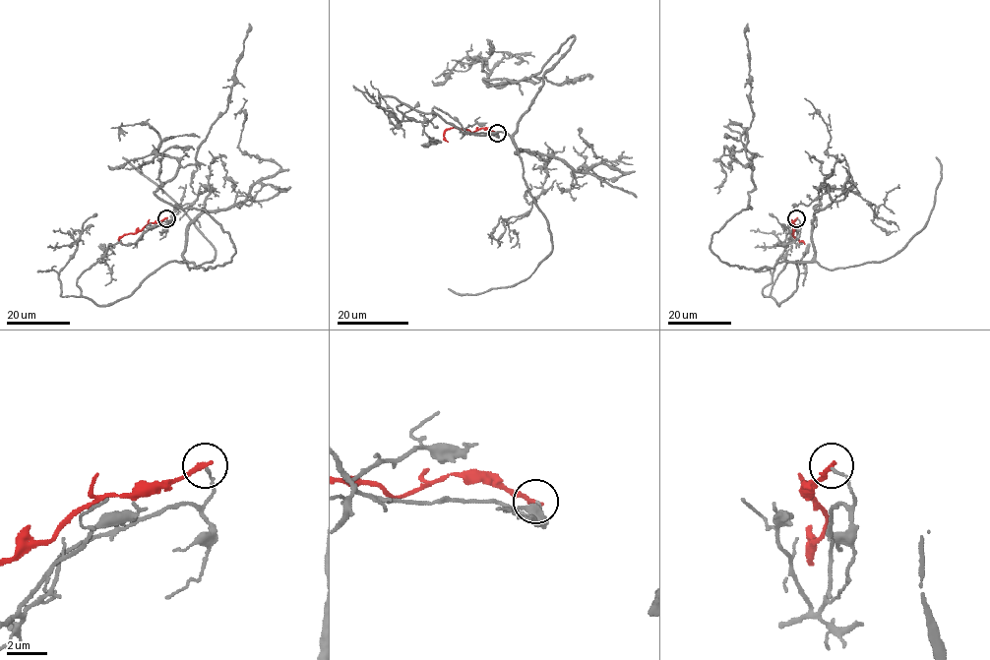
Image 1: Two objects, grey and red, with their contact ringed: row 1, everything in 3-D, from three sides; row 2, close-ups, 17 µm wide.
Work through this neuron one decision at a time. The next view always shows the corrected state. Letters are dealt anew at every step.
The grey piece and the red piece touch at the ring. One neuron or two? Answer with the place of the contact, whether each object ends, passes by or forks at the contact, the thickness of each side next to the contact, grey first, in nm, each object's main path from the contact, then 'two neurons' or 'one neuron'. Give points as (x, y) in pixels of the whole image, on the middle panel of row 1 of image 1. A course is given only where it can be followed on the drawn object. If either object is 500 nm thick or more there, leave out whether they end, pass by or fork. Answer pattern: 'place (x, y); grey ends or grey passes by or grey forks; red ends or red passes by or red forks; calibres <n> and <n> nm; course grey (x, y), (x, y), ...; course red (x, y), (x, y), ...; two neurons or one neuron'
place (497, 133); grey ends; red ends; calibres 120 and 240 nm; course grey (497, 133), (397, 107), (511, 136), (575, 39), (527, 78), (484, 79), (589, 78); course red (497, 133), (488, 130), (471, 132), (452, 128), (445, 131), (444, 139), (448, 142); two neurons

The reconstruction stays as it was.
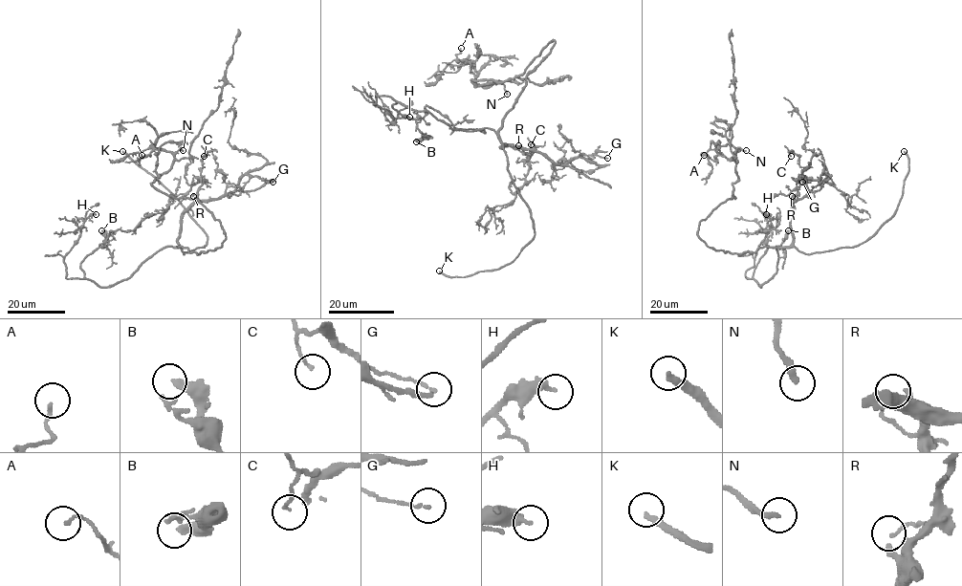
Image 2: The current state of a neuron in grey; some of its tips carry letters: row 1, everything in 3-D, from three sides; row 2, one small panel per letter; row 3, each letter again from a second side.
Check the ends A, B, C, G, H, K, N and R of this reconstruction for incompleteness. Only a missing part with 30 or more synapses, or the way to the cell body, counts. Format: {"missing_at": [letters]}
{"missing_at": ["K", "N", "R"]}

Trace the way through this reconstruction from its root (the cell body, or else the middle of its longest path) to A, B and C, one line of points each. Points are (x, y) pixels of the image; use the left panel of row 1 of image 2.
A: (209, 250), (226, 238), (220, 221), (197, 199), (152, 184), (173, 156), (154, 143), (142, 155)
B: (209, 250), (163, 248), (129, 277), (100, 287), (85, 277), (80, 264), (108, 244), (101, 230)
C: (209, 250), (198, 253), (176, 248), (181, 214), (197, 196), (202, 184), (203, 157), (207, 151), (204, 156)

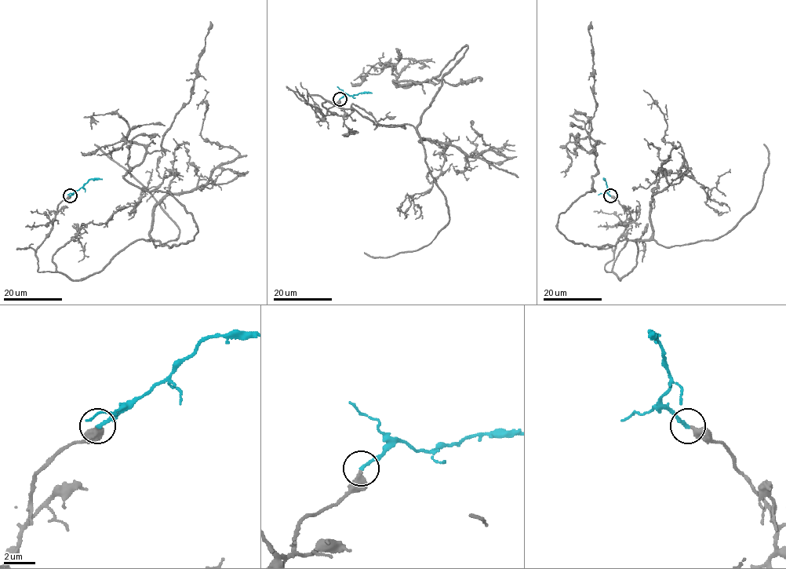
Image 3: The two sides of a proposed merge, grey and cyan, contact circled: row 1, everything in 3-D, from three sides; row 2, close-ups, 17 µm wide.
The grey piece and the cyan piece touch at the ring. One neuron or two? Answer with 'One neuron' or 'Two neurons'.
One neuron

